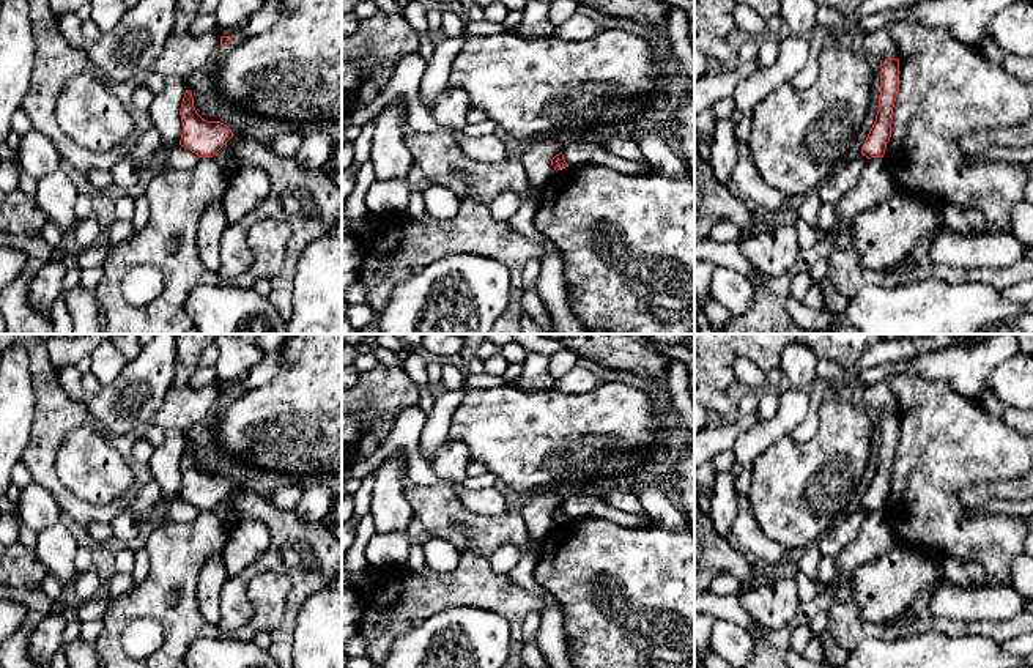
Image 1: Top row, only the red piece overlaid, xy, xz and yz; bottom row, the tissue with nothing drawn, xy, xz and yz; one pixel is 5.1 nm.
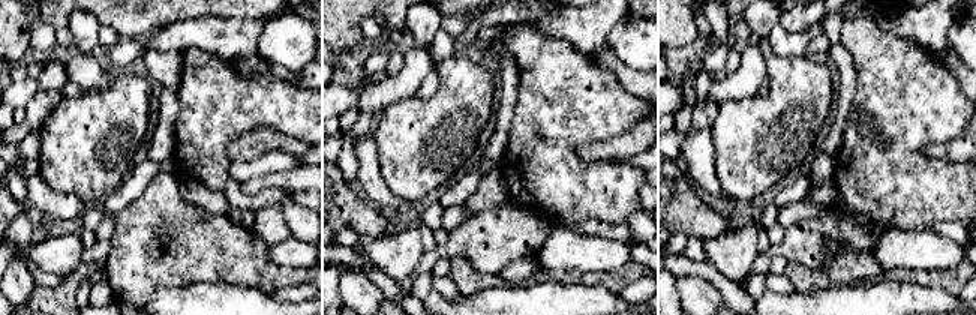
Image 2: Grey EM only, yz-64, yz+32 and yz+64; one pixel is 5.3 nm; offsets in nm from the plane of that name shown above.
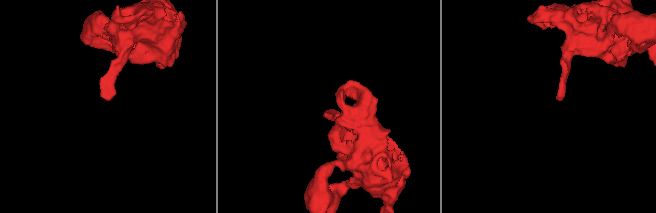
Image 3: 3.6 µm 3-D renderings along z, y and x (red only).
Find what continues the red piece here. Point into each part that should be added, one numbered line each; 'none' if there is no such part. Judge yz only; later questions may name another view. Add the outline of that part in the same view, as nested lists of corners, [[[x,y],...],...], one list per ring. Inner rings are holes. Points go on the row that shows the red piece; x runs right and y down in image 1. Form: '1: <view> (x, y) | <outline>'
none

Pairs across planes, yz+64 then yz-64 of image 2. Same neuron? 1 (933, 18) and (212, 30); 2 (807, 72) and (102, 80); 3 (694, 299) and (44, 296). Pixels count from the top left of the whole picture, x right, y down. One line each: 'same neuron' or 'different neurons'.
1: same neuron
2: different neurons
3: different neurons

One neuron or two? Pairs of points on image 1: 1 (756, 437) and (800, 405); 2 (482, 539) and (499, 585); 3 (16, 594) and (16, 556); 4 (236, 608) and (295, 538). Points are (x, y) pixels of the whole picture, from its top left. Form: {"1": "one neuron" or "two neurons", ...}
{"1": "one neuron", "2": "two neurons", "3": "two neurons", "4": "one neuron"}

